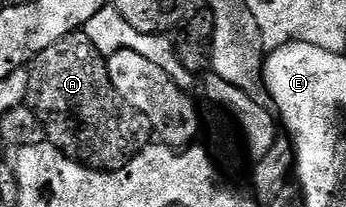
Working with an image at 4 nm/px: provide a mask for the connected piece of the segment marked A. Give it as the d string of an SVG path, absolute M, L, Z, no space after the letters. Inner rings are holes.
M84 32L68 34L51 48L43 48L27 69L28 101L35 104L44 137L68 158L92 170L121 170L150 145L149 121L115 92L106 55L91 44Z

